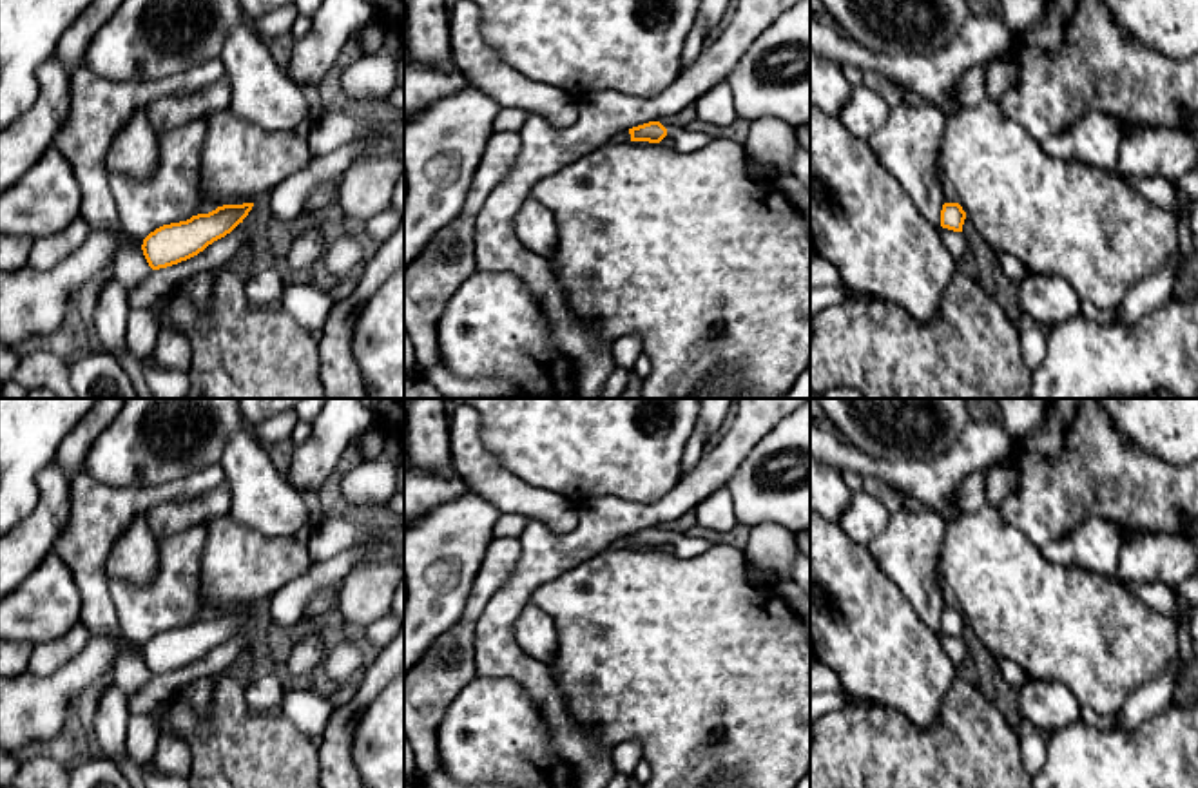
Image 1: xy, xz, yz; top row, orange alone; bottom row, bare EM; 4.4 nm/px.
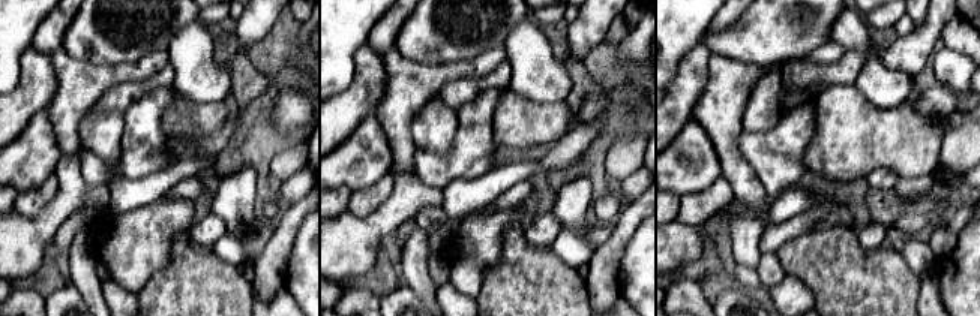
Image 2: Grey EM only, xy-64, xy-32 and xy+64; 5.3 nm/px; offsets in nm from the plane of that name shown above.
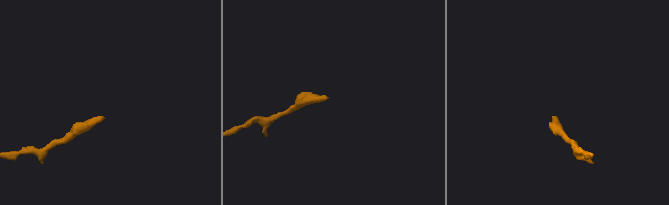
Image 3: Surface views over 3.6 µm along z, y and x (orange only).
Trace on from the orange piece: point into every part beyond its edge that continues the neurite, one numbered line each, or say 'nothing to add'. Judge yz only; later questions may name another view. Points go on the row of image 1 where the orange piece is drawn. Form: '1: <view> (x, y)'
1: yz (950, 194)

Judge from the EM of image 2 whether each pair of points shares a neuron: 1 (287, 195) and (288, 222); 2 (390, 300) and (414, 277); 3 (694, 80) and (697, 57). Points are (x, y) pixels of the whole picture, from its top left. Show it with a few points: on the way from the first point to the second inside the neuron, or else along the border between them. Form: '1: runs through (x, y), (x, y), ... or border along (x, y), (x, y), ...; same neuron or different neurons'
1: border along (303, 196), (282, 210); different neurons
2: border along (399, 280), (422, 300); different neurons
3: runs through (692, 74), (695, 63); same neuron

